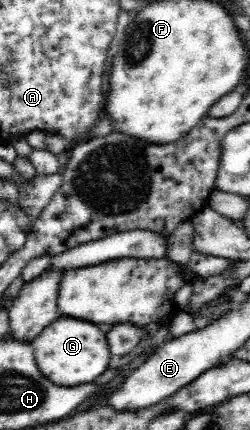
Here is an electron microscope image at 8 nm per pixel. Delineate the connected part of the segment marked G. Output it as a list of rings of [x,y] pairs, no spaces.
[[[61,315],[56,321],[46,326],[32,341],[36,363],[42,374],[60,387],[76,387],[84,383],[93,383],[110,365],[111,351],[106,333],[100,331],[98,324],[83,319],[74,319]]]

